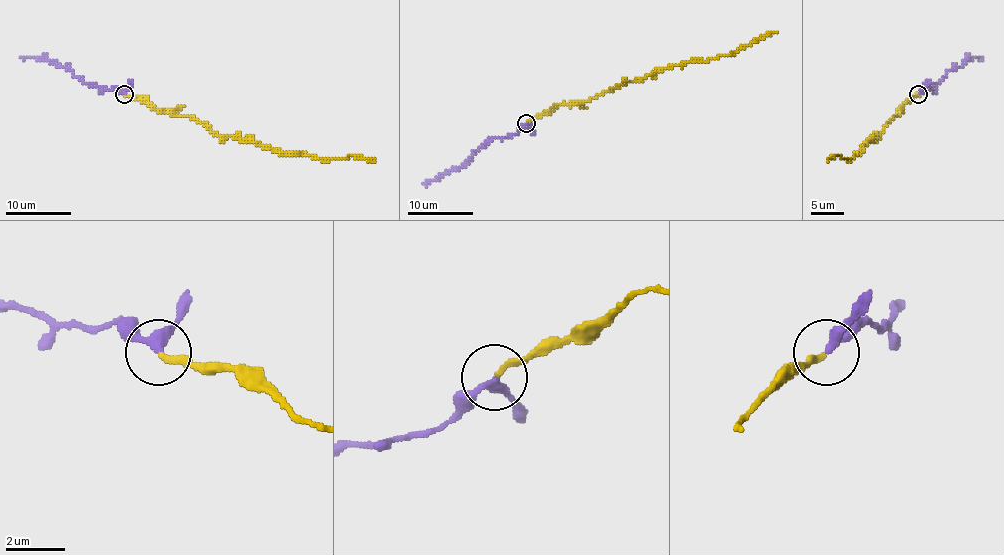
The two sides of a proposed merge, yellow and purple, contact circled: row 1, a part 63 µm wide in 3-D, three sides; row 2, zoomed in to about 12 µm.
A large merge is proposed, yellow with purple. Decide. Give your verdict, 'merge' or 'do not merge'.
do not merge

